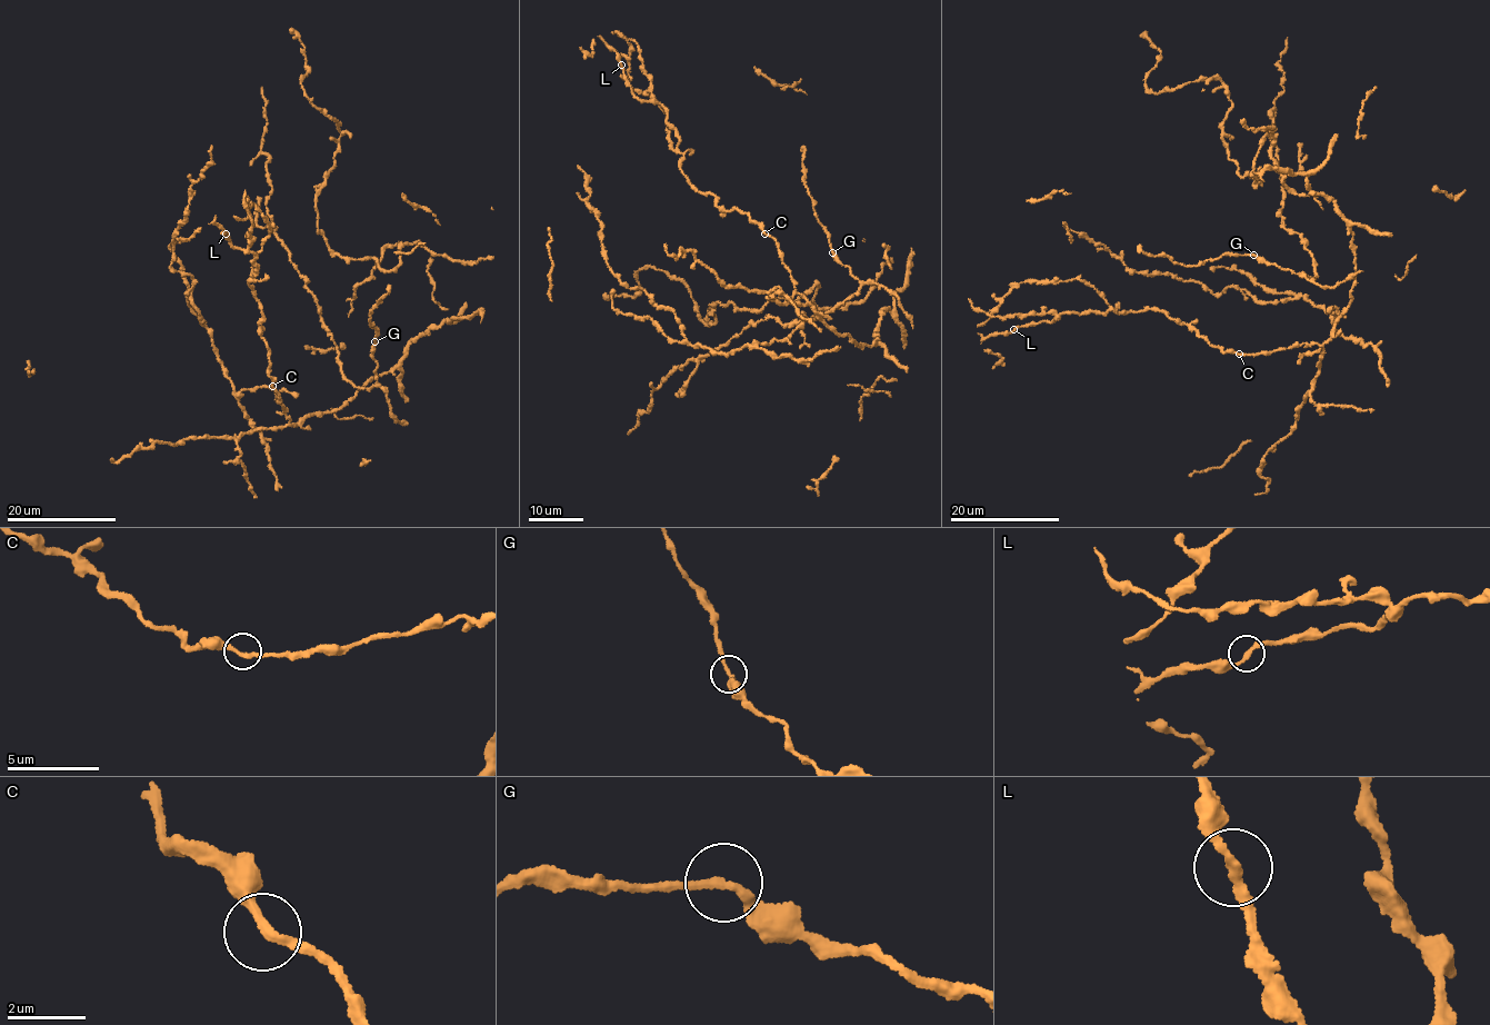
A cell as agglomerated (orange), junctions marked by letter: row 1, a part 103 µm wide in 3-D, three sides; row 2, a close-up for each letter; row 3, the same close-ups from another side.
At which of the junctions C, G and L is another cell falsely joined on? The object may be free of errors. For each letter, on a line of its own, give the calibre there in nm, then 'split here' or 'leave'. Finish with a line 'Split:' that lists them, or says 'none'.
C: 240 nm thick; leave
G: 240 nm thick; leave
L: 220 nm thick; leave
Split: none

